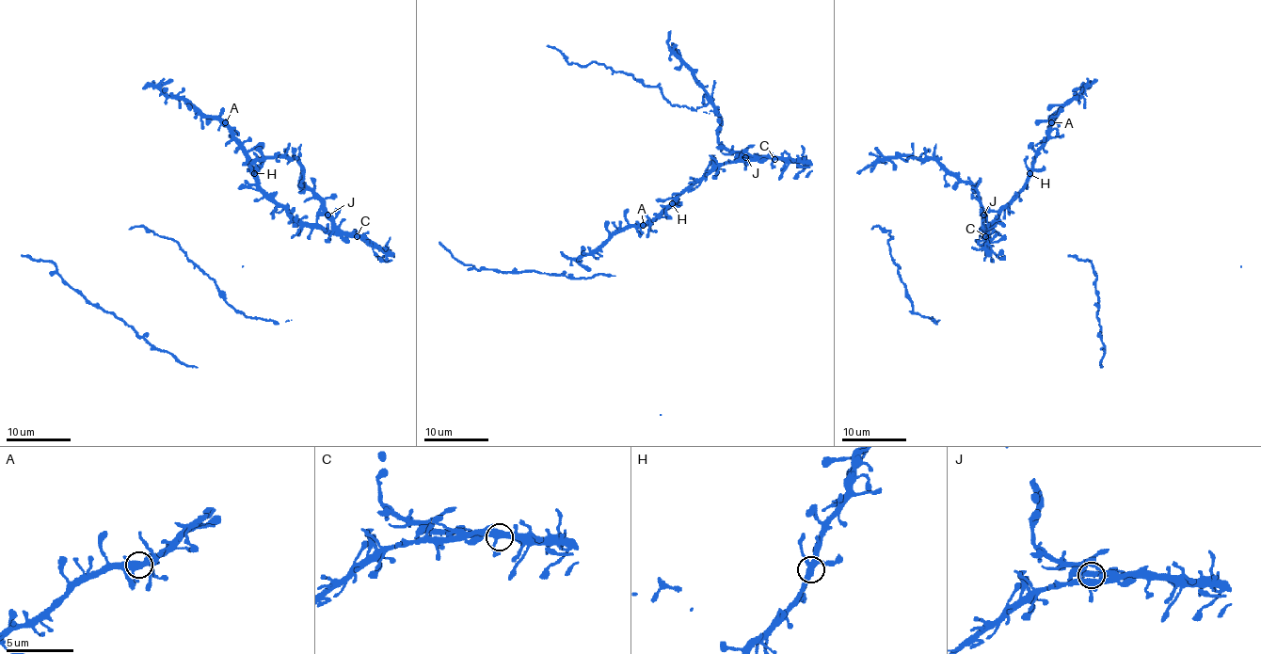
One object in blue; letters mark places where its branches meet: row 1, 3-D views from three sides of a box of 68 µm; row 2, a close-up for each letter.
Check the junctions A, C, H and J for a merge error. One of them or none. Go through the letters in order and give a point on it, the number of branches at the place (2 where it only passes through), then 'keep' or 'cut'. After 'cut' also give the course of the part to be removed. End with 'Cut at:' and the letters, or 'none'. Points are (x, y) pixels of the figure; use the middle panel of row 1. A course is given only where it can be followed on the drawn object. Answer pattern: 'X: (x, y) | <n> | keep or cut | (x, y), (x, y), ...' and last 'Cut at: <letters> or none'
A: (643, 225) | 4 | keep
C: (774, 159) | 4 | keep
H: (672, 203) | 4 | keep
J: (745, 157) | 4 | keep
Cut at: none

